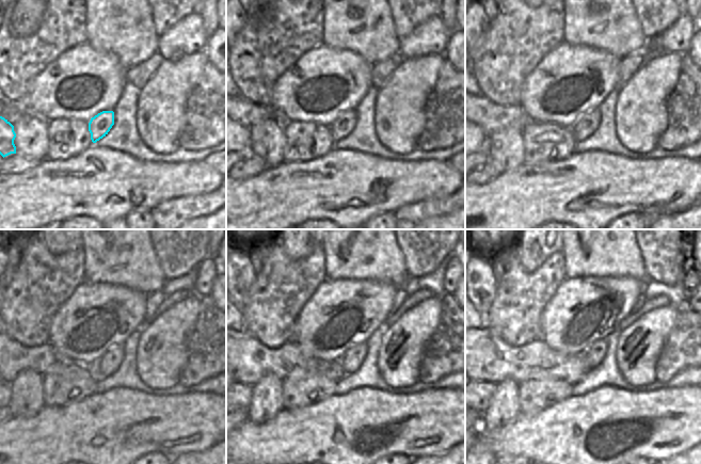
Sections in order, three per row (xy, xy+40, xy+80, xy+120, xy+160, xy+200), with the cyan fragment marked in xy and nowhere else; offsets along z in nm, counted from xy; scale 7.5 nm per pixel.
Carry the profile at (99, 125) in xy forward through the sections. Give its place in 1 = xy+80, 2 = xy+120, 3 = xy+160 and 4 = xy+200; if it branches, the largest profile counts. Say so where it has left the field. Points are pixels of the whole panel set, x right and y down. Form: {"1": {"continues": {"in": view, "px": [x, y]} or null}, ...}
{"1": {"continues": {"in": "xy+80", "px": [587, 123]}}, "2": {"continues": {"in": "xy+120", "px": [112, 358]}}, "3": {"continues": {"in": "xy+160", "px": [351, 361]}}, "4": {"continues": {"in": "xy+200", "px": [594, 356]}}}

